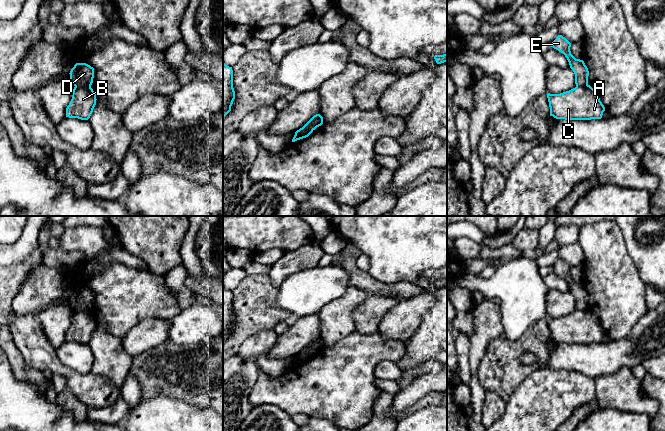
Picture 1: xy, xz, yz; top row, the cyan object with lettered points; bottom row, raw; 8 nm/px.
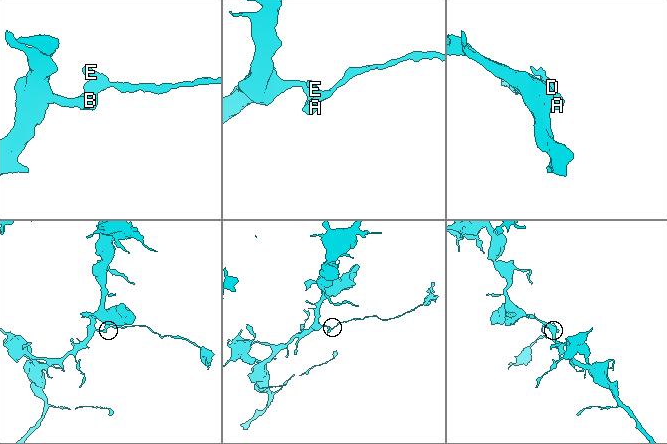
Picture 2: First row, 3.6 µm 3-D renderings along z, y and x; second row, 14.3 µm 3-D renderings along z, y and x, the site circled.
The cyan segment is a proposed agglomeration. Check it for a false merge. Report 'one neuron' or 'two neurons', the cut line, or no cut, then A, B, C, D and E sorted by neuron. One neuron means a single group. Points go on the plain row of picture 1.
two neurons | xy (75, 309), (87, 309), (90, 311) | A B C / D E

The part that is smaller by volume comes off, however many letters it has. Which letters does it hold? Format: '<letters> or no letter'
D, E

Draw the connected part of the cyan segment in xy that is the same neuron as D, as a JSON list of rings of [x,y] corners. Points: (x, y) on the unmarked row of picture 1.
[[[76,287],[69,298],[71,307],[74,310],[91,311],[94,302],[94,292],[86,287]]]

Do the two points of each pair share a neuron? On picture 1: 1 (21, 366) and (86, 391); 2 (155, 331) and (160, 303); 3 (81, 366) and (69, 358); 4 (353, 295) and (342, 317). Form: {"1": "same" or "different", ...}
{"1": "different", "2": "different", "3": "same", "4": "same"}

